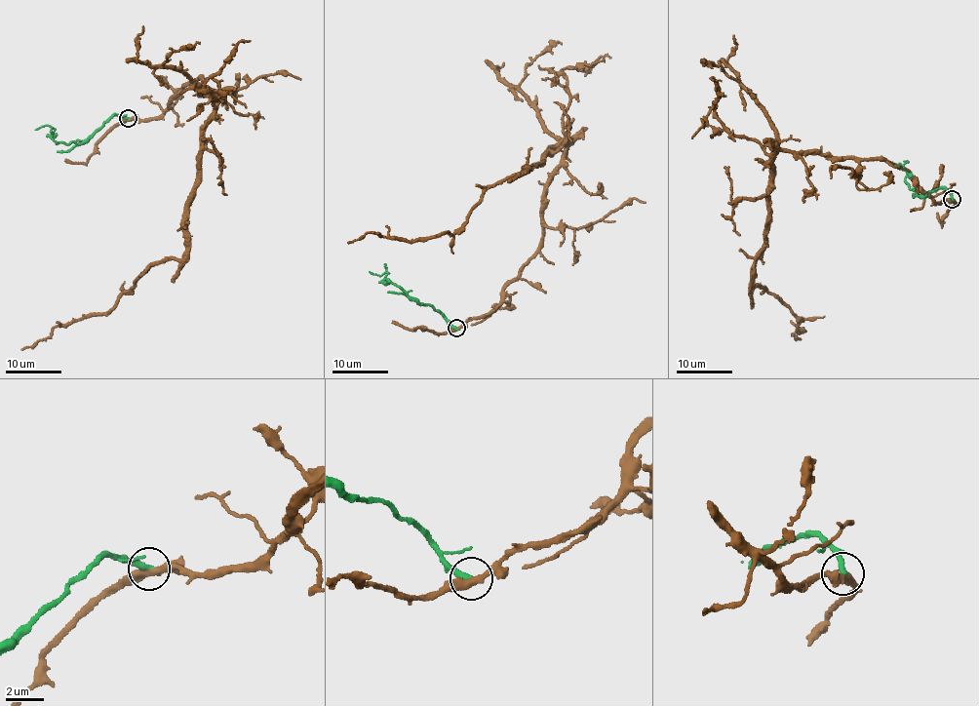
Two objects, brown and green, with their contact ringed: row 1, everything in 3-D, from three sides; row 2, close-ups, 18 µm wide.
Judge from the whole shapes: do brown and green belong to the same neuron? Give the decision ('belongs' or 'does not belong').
does not belong

